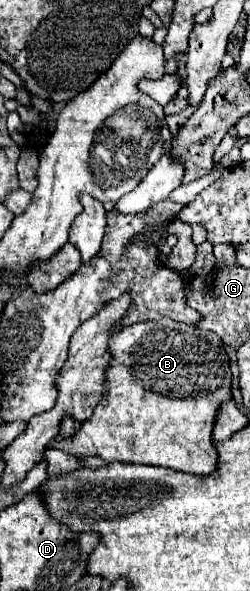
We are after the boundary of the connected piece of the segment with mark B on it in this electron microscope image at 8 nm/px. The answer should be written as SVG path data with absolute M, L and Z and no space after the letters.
M160 319L118 329L110 337L110 353L114 361L106 373L104 409L94 409L92 417L80 425L74 437L52 441L48 447L58 447L76 457L102 457L108 463L144 463L194 475L210 475L216 471L218 453L212 441L212 429L220 405L232 399L230 357L222 339L212 331Z

